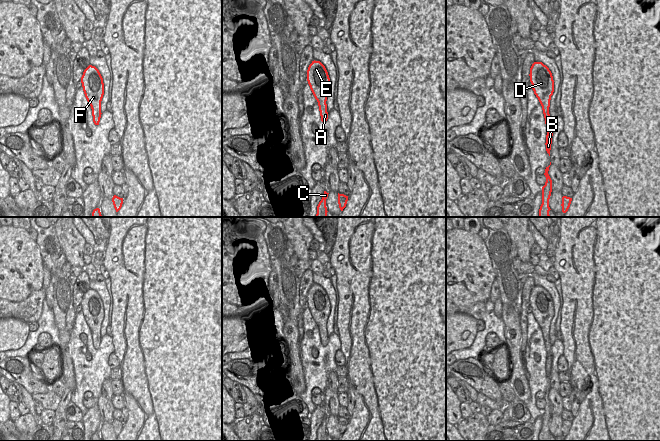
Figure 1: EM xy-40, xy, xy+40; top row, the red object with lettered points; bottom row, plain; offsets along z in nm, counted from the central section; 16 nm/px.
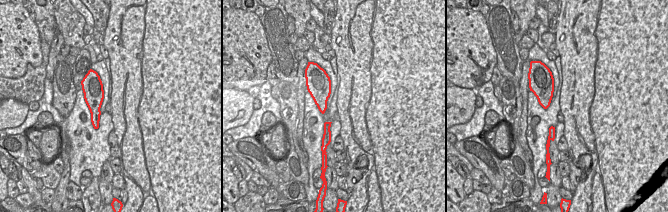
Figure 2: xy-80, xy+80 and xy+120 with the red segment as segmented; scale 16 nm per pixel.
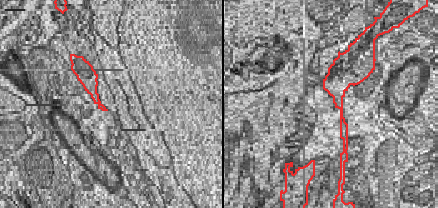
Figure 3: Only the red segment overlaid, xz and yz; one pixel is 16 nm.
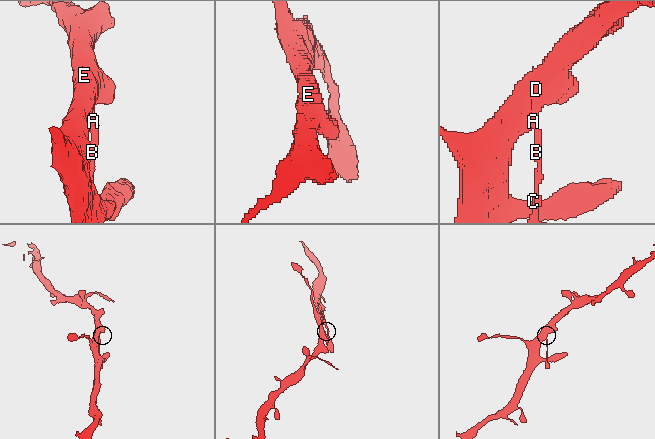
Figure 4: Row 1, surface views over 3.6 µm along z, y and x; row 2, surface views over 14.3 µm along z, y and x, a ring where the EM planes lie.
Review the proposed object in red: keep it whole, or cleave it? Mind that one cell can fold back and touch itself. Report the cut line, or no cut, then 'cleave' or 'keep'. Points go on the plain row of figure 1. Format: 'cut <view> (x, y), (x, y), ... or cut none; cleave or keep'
cut xy+40 (545, 341), (549, 342); cleave

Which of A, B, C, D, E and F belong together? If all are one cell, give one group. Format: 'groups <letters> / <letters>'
groups A D E F / B C

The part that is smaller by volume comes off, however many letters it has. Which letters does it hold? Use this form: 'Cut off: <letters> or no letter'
Cut off: B, C

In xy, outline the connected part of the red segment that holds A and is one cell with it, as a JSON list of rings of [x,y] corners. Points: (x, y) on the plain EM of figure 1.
[[[312,285],[307,294],[307,305],[318,326],[321,345],[328,343],[327,320],[330,314],[330,302],[325,290],[320,285]]]

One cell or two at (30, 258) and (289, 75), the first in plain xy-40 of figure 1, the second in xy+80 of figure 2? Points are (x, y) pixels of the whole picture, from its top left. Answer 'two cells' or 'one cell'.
two cells

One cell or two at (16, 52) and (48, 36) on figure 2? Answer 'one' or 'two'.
two

